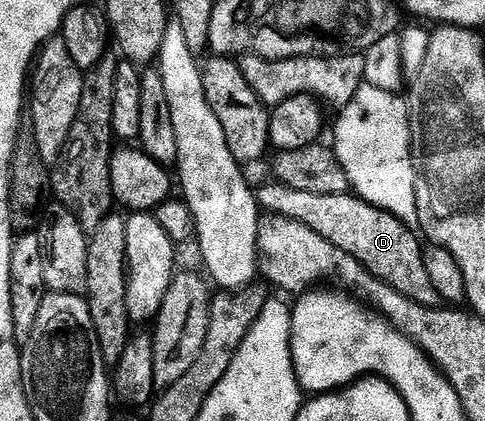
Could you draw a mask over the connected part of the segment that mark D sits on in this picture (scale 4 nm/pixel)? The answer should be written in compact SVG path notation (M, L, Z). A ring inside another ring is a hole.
M276 182L268 183L255 192L258 204L266 213L293 219L315 230L315 234L339 246L339 250L351 254L351 258L359 261L376 280L381 280L408 300L428 308L436 308L442 303L427 274L422 245L417 245L418 233L397 217L361 200L356 194L307 194Z

